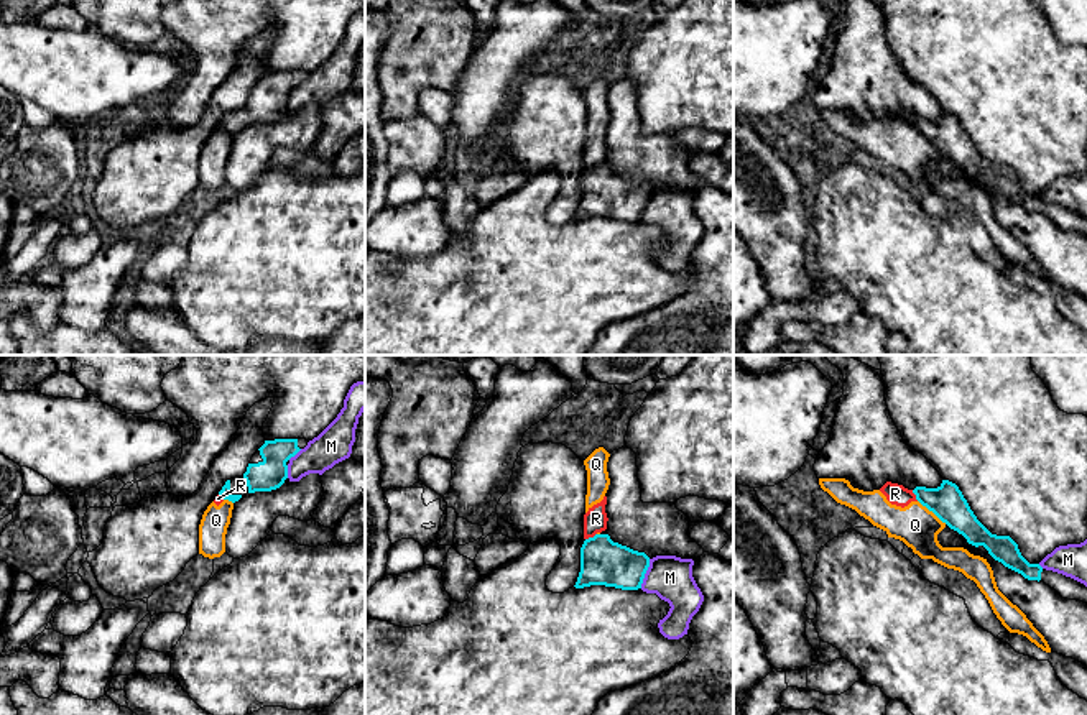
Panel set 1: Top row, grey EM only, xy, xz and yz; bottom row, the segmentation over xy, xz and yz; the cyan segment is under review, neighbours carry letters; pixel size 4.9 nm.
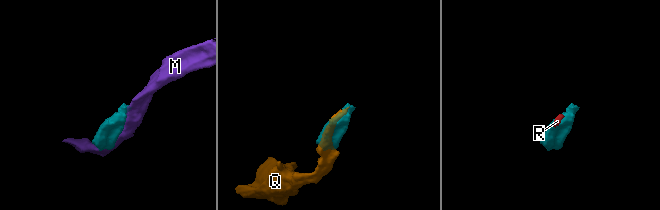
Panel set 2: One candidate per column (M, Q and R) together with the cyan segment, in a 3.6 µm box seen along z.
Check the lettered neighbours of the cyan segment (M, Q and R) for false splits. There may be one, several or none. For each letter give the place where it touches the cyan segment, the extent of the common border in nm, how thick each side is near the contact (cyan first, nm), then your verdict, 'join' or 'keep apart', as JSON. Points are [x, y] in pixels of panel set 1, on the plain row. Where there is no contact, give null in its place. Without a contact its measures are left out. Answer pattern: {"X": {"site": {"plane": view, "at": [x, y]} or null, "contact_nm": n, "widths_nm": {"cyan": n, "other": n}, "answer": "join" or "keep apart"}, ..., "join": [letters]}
{"M": {"site": {"plane": "xz", "at": [645, 204]}, "contact_nm": 150, "widths_nm": {"cyan": 220, "other": 220}, "answer": "keep apart"}, "Q": {"site": {"plane": "yz", "at": [933, 143]}, "contact_nm": 180, "widths_nm": {"cyan": 170, "other": 200}, "answer": "keep apart"}, "R": {"site": {"plane": "xz", "at": [591, 170]}, "contact_nm": 70, "widths_nm": {"cyan": 220, "other": 110}, "answer": "keep apart"}, "join": []}

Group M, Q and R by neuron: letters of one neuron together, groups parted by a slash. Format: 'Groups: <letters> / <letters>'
Groups: M / Q R

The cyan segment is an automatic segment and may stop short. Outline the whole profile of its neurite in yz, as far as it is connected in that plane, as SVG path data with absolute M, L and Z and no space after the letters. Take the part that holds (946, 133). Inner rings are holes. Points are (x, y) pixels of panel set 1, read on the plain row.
M942 112L937 120L916 118L916 131L932 143L951 161L962 166L969 176L983 178L988 186L1005 199L1021 205L1028 212L1041 212L1062 230L1087 235L1087 219L1062 205L1046 202L1039 196L1029 196L1010 168L992 166L974 146L959 118Z

